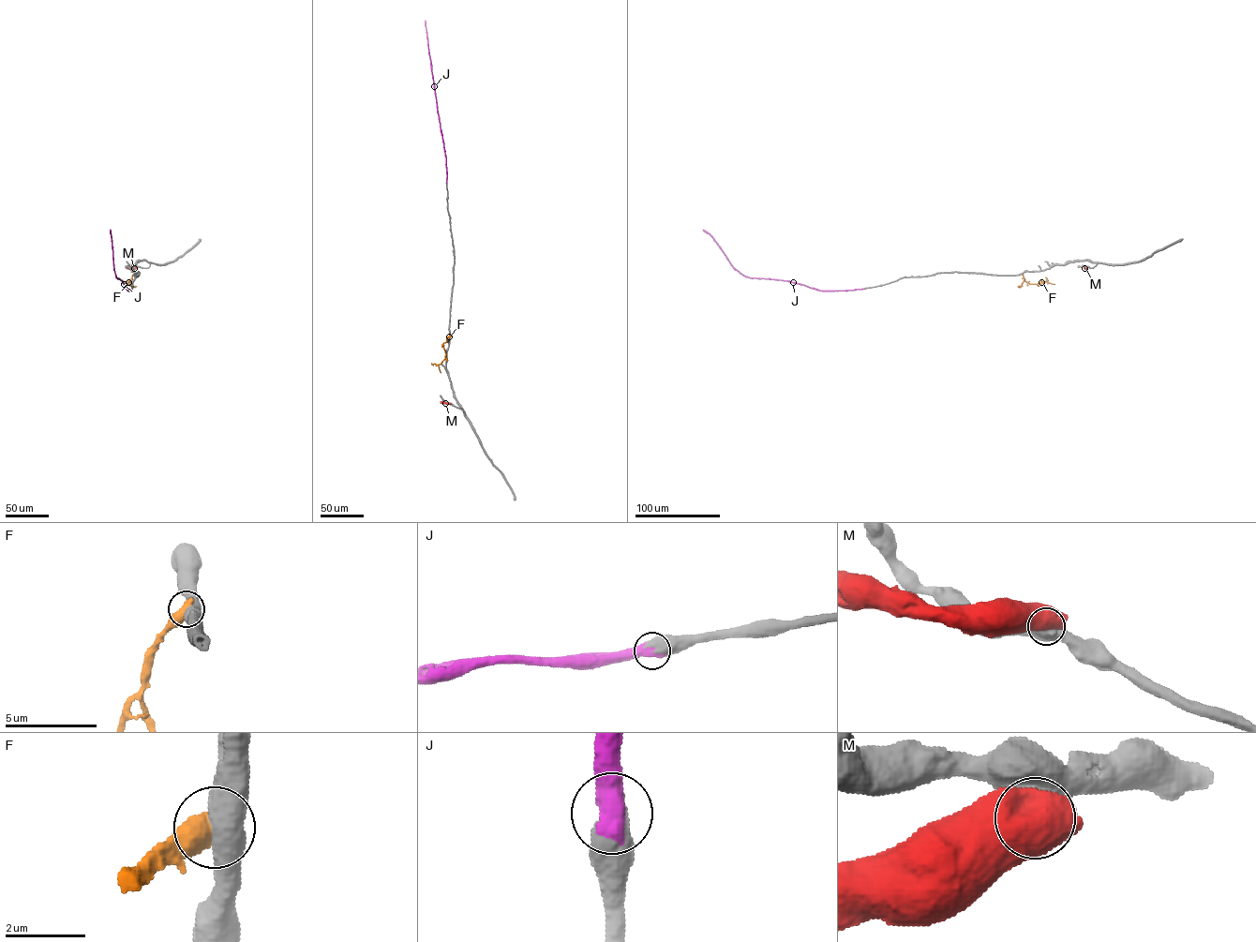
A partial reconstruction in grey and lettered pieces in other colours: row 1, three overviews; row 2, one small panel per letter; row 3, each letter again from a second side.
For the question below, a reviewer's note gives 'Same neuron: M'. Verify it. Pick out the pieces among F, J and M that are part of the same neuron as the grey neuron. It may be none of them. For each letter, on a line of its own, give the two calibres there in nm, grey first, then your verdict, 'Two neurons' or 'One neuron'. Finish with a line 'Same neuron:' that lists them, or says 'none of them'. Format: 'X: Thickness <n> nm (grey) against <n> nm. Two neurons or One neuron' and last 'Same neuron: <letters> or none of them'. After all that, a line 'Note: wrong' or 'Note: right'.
F: Thickness 600 nm (grey) against 700 nm. Two neurons
J: Thickness 750 nm (grey) against 650 nm. One neuron
M: Thickness 700 nm (grey) against 1000 nm. Two neurons
Same neuron: J
Note: wrong

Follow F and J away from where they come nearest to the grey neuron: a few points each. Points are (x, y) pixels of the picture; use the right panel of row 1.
F: (1022, 273), (1024, 280), (1031, 284), (1046, 281), (1045, 276)
J: (864, 289), (821, 291), (786, 280), (746, 277), (733, 267), (718, 244), (703, 229)

